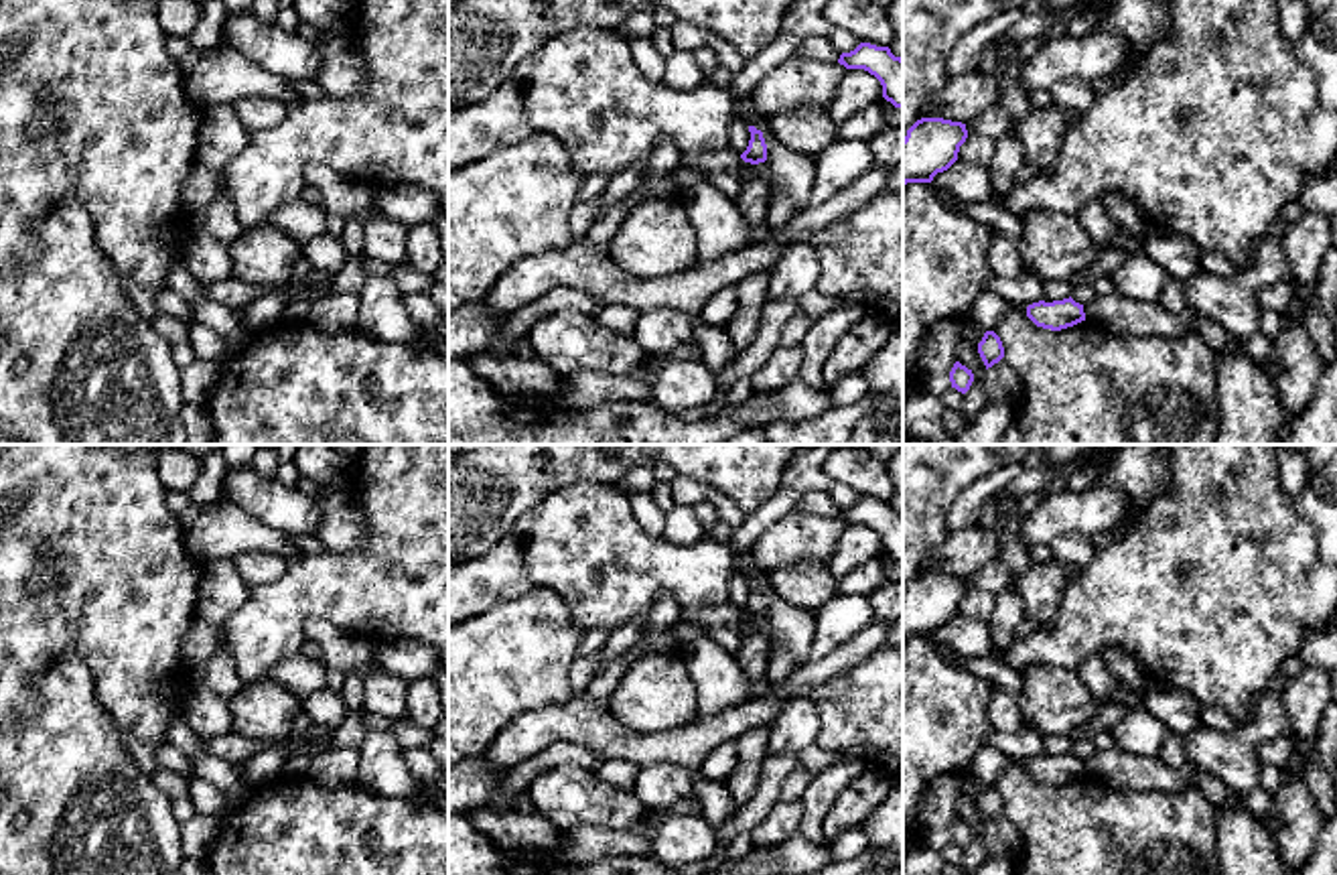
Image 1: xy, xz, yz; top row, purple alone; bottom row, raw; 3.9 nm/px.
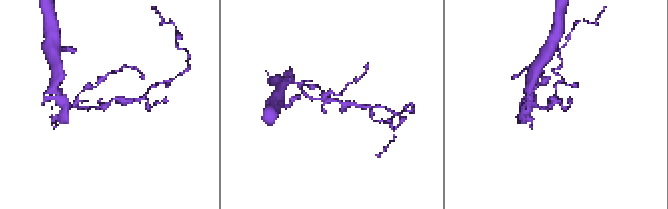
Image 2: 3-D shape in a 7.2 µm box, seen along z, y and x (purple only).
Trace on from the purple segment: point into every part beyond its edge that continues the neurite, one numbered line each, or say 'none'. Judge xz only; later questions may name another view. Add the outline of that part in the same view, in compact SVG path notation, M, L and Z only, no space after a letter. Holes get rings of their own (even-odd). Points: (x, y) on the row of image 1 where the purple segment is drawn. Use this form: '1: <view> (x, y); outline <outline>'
none

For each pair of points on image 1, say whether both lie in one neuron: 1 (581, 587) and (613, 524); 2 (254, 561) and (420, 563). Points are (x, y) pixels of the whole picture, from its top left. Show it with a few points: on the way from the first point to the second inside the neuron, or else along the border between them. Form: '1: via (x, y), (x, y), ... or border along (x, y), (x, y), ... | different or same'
1: via (591, 571), (593, 545), (597, 541) | same
2: border along (287, 561), (287, 569), (274, 581), (252, 589) | different

